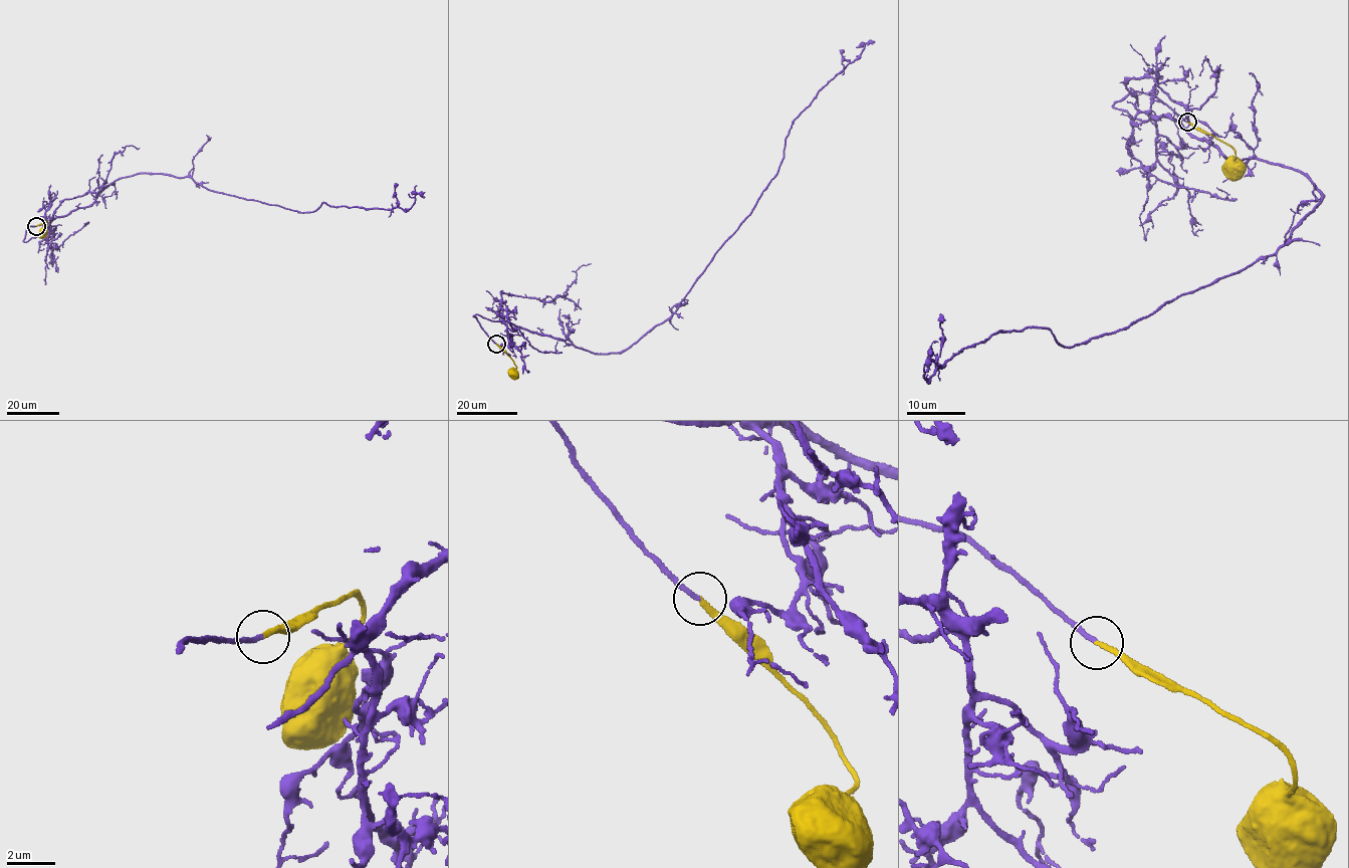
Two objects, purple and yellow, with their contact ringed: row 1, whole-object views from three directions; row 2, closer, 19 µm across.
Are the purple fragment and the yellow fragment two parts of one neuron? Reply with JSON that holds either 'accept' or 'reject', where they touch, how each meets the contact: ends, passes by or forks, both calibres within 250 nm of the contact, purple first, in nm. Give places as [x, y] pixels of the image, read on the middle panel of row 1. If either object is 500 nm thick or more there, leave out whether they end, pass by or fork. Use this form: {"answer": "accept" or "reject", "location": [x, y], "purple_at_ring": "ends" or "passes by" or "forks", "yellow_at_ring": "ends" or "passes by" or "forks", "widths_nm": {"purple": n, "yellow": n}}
{"answer": "accept", "location": [496, 344], "purple_at_ring": "ends", "yellow_at_ring": "ends", "widths_nm": {"purple": 200, "yellow": 200}}

